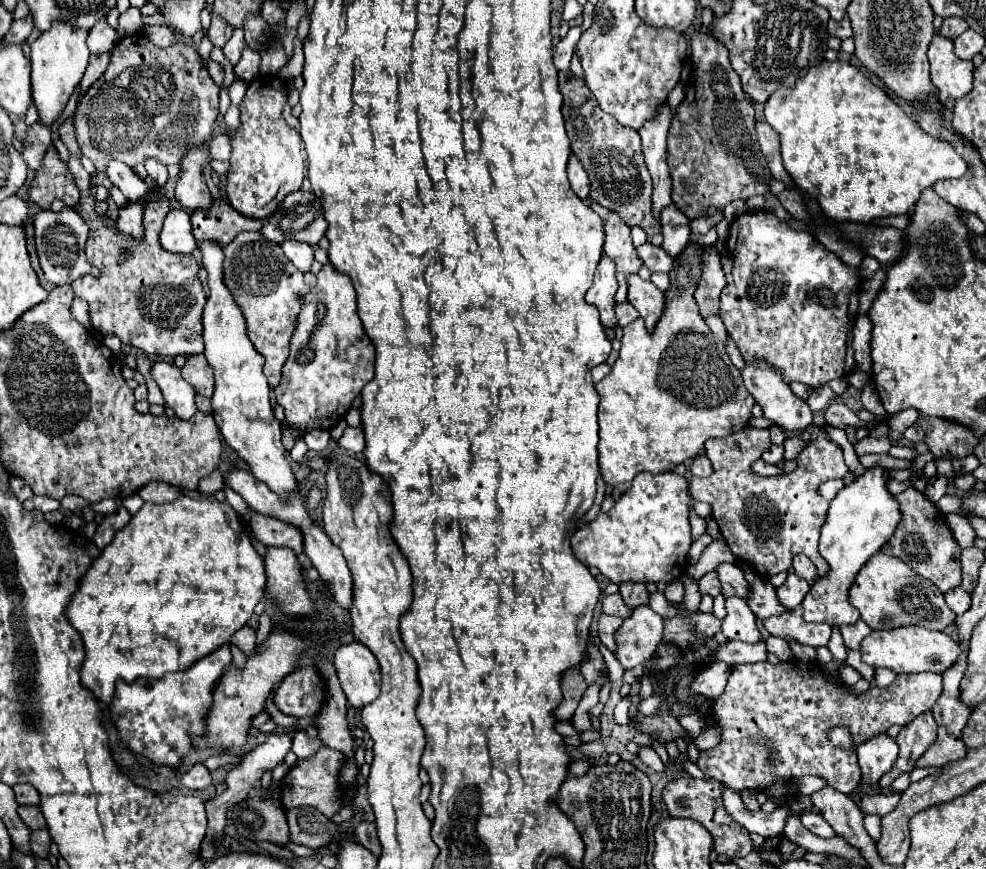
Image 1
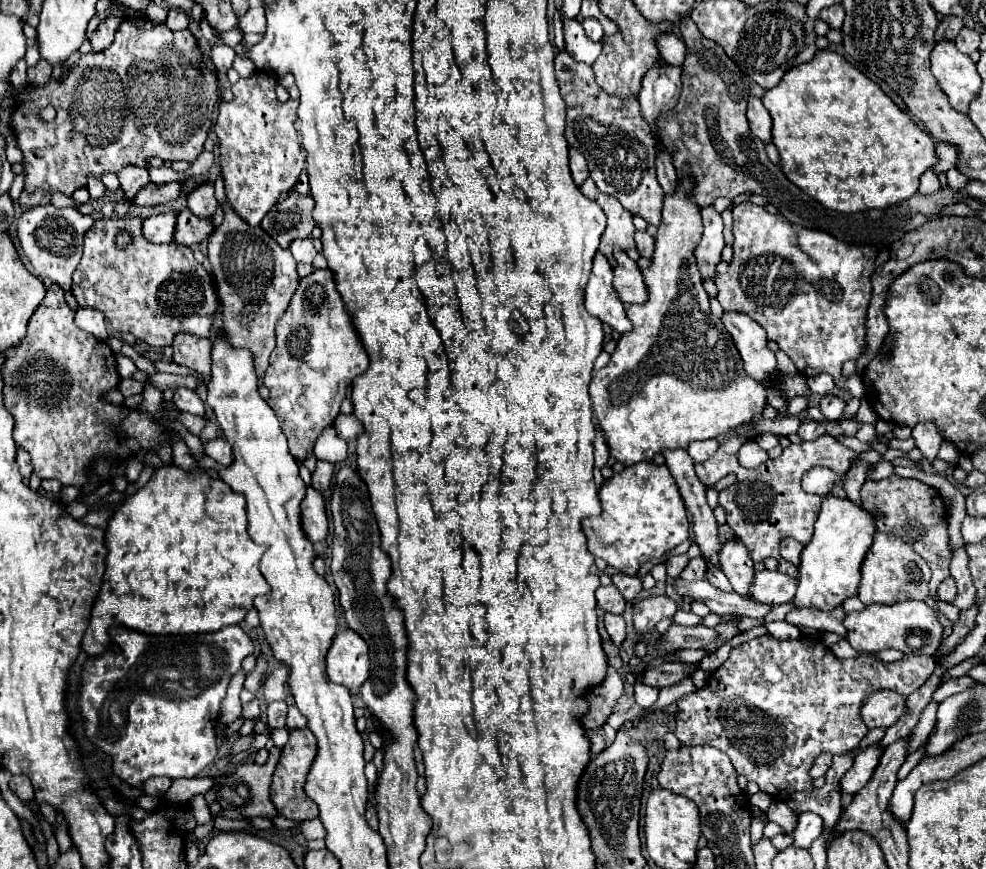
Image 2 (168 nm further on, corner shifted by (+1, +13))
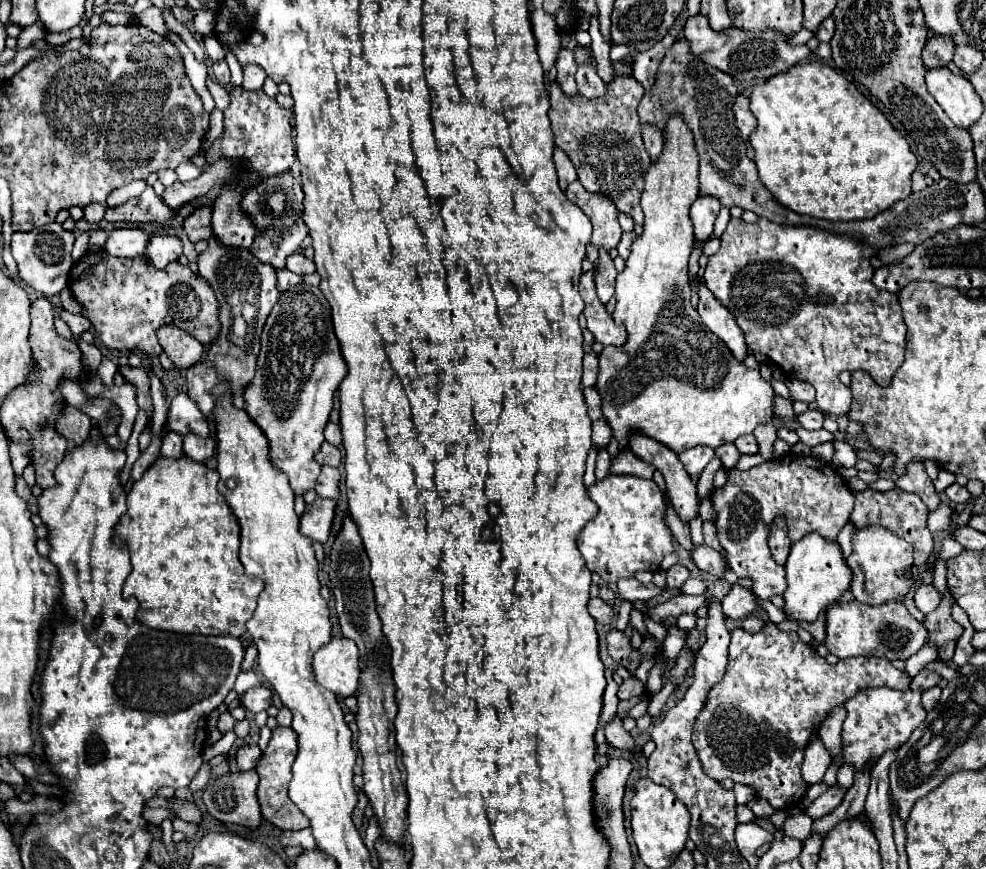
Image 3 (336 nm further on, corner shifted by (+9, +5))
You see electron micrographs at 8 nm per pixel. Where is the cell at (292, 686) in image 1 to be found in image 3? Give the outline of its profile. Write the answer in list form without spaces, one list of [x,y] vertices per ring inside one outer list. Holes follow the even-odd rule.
[[[264,686],[248,690],[240,696],[240,706],[244,706],[252,714],[256,714],[260,710],[268,710],[272,706],[272,690],[264,688]]]

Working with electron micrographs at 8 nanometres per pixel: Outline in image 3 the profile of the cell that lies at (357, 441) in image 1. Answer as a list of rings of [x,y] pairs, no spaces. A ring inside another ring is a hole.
[[[328,422],[328,424],[326,424],[326,430],[324,430],[324,436],[326,436],[326,440],[328,440],[330,444],[334,444],[334,446],[340,446],[340,444],[342,444],[342,434],[340,434],[340,426],[338,426],[338,424]]]

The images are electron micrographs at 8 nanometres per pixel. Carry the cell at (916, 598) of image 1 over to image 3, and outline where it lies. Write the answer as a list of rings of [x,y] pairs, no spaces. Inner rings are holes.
[[[866,526],[854,530],[852,536],[852,554],[848,558],[852,570],[850,590],[858,602],[864,604],[884,604],[888,600],[904,598],[918,580],[918,566],[912,560],[912,546],[902,540],[898,534],[878,526]]]

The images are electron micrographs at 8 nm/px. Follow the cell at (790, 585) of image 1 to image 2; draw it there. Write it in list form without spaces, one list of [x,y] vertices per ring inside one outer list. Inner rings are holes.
[[[752,422],[738,426],[738,430],[730,430],[730,434],[722,436],[722,442],[716,454],[708,458],[706,462],[696,464],[694,470],[702,482],[704,482],[704,476],[726,476],[730,472],[736,474],[736,482],[730,488],[720,492],[720,506],[726,510],[726,522],[734,530],[736,538],[748,546],[754,562],[764,562],[768,556],[772,556],[779,563],[777,569],[779,572],[756,574],[754,586],[752,586],[752,598],[764,604],[786,604],[786,602],[792,602],[796,594],[796,580],[790,577],[798,577],[798,567],[780,556],[780,542],[790,536],[794,540],[800,540],[802,544],[810,542],[810,536],[814,534],[814,522],[818,518],[820,504],[822,504],[820,496],[806,494],[802,490],[800,480],[804,472],[808,472],[812,466],[826,466],[838,474],[844,474],[856,462],[858,452],[846,448],[834,436],[824,434],[822,438],[816,438],[812,442],[790,444],[788,448],[784,448],[782,456],[768,460],[754,470],[748,470],[738,464],[738,450],[742,444],[748,442],[750,436],[758,436],[754,434]]]

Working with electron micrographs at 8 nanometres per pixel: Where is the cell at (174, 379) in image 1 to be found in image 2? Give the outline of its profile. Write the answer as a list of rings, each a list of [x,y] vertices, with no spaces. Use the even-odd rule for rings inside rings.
[[[176,388],[174,390],[174,404],[184,410],[184,412],[190,412],[190,414],[204,414],[204,404],[202,400],[198,398],[198,394],[194,390],[188,390],[188,388]]]

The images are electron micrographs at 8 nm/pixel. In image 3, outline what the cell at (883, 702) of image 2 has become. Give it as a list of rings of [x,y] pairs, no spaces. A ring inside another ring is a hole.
[[[866,688],[860,690],[854,698],[846,702],[848,716],[842,726],[842,758],[844,764],[850,764],[854,772],[862,770],[862,766],[876,764],[878,756],[886,750],[896,750],[902,746],[912,730],[920,726],[926,718],[926,710],[922,706],[922,694],[914,690],[890,690],[882,688]]]

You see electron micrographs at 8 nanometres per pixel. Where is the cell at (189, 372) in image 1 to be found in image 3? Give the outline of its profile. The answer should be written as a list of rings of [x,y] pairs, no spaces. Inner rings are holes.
[[[160,326],[158,340],[176,368],[192,368],[204,352],[204,346],[176,326]]]

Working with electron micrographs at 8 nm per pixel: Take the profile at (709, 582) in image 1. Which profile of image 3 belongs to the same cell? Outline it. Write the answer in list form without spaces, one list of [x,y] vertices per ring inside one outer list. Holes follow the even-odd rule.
[[[674,564],[672,568],[666,570],[666,586],[668,586],[670,590],[680,588],[688,578],[690,578],[690,572],[688,572],[682,564]]]

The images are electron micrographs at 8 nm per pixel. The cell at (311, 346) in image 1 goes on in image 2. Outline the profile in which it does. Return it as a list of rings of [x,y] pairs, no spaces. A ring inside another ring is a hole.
[[[326,268],[326,270],[314,270],[310,276],[300,280],[286,314],[278,322],[278,334],[276,334],[278,342],[270,356],[270,366],[264,376],[264,386],[270,388],[268,404],[276,412],[282,432],[288,438],[290,452],[296,460],[304,460],[306,450],[314,444],[318,434],[334,422],[334,418],[340,412],[340,402],[346,398],[348,386],[358,374],[366,372],[370,364],[366,348],[362,346],[348,314],[350,312],[344,308],[342,296],[334,286],[334,274],[330,274],[330,268]]]

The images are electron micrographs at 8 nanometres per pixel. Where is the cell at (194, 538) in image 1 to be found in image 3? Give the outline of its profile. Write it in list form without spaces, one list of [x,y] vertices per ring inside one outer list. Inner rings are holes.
[[[180,456],[158,458],[128,492],[128,514],[116,526],[116,536],[128,544],[132,558],[132,572],[126,578],[122,595],[125,599],[133,595],[138,598],[138,620],[142,624],[180,634],[228,634],[240,638],[246,632],[246,620],[252,616],[262,582],[244,574],[238,558],[240,526],[216,486],[216,470]]]

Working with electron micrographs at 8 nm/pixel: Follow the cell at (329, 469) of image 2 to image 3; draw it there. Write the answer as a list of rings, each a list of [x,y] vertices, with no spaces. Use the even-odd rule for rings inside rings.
[[[322,466],[316,482],[316,494],[322,498],[338,498],[340,494],[340,470],[334,466]]]

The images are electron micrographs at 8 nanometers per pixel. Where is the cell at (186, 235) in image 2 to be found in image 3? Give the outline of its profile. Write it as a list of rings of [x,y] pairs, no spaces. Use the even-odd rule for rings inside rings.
[[[152,236],[144,250],[146,262],[150,262],[150,266],[158,270],[178,260],[180,254],[182,254],[182,242],[174,236]]]

